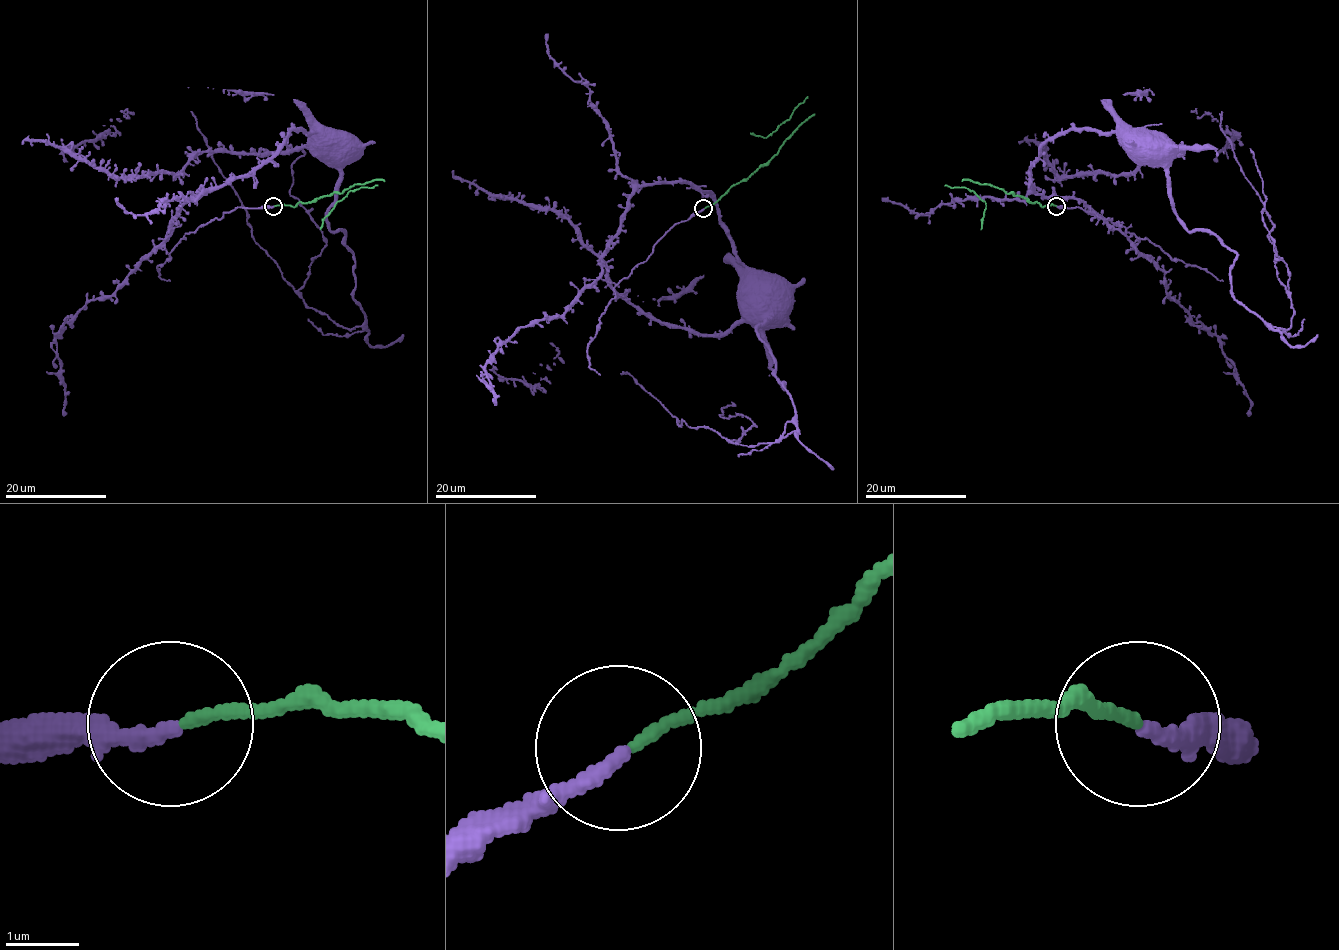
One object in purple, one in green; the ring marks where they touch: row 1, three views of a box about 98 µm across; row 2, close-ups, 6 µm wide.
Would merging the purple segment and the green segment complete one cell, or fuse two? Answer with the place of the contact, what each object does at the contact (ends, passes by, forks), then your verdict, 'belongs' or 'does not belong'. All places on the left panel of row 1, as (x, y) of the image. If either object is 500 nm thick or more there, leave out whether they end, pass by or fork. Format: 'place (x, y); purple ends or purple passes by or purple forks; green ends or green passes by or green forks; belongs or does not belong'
place (273, 206); purple ends; green ends; does not belong

